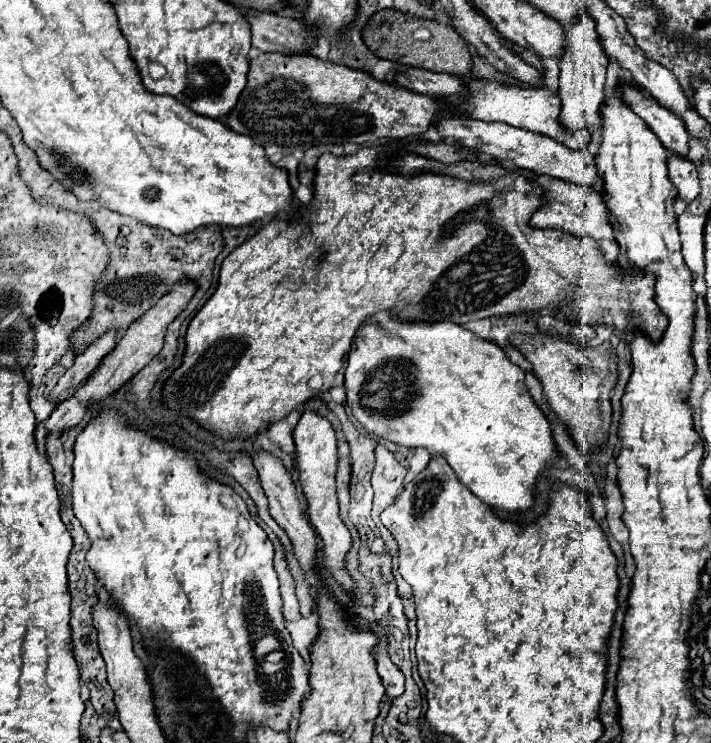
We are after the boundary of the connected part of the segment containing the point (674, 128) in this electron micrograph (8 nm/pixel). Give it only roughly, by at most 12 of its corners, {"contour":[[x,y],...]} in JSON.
{"contour":[[628,86],[626,104],[664,148],[688,156],[690,134],[678,116],[644,90]]}

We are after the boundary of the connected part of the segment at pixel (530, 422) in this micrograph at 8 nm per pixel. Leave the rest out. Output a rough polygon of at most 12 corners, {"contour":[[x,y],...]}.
{"contour":[[376,312],[344,386],[370,434],[500,510],[558,456],[522,370]]}

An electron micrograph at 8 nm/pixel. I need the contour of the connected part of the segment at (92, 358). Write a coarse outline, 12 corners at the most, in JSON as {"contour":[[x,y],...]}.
{"contour":[[110,330],[76,356],[50,396],[60,396],[90,378],[102,358],[116,346]]}

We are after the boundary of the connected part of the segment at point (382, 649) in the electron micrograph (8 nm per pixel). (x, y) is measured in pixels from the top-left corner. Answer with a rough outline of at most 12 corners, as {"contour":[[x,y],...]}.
{"contour":[[386,636],[378,644],[378,674],[386,696],[398,698],[404,692],[404,676],[390,662]]}

